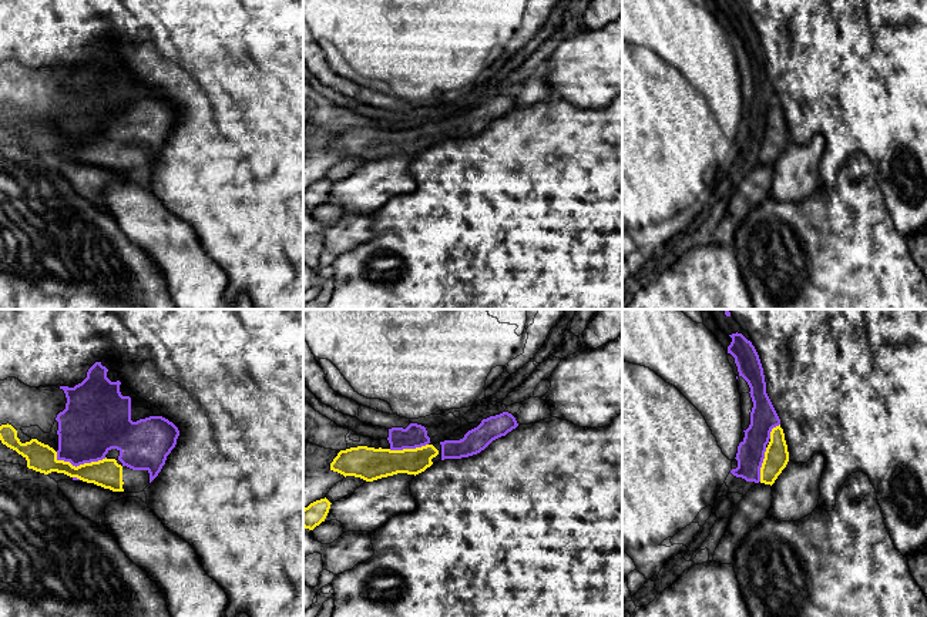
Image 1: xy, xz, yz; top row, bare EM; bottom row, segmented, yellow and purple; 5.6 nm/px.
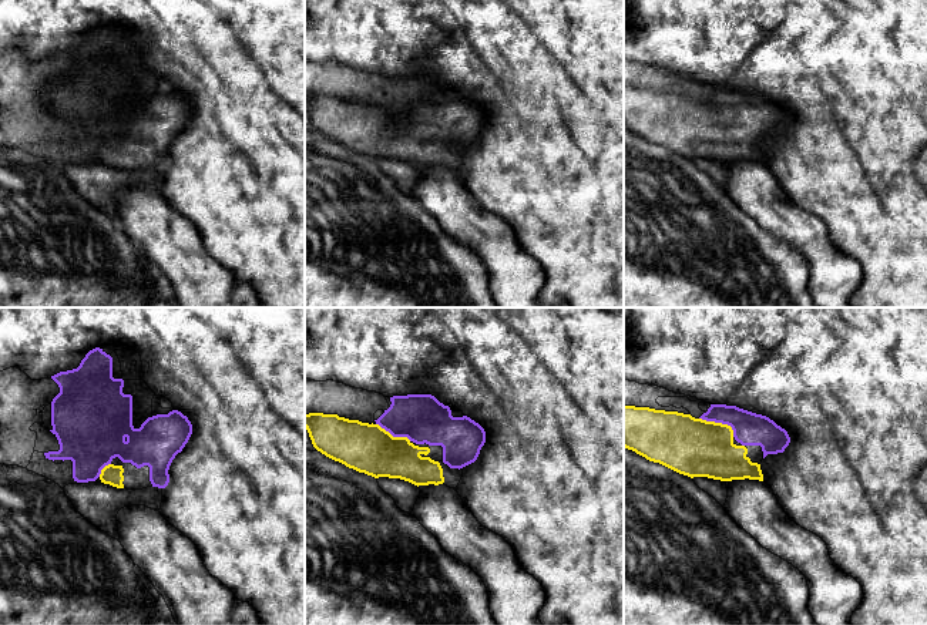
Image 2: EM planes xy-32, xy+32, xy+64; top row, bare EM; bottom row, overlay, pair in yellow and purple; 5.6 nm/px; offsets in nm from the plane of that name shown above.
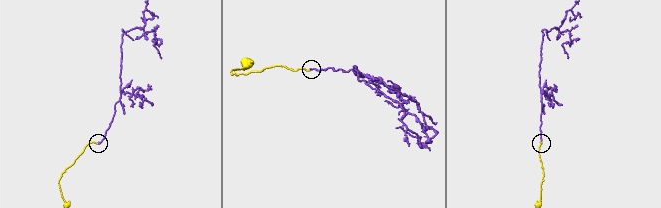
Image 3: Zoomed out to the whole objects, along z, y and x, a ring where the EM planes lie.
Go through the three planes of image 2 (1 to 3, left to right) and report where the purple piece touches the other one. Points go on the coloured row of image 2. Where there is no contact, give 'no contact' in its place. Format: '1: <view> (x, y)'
1: xy-32 (103, 469)
2: xy+32 (392, 436)
3: xy+64 (719, 423)

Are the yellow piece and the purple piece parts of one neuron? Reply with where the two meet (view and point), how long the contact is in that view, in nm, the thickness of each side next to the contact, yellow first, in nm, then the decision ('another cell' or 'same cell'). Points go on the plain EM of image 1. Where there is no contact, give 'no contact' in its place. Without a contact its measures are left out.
contact xy (79, 147); length 280 nm; calibres 160 and 340 nm; same cell

